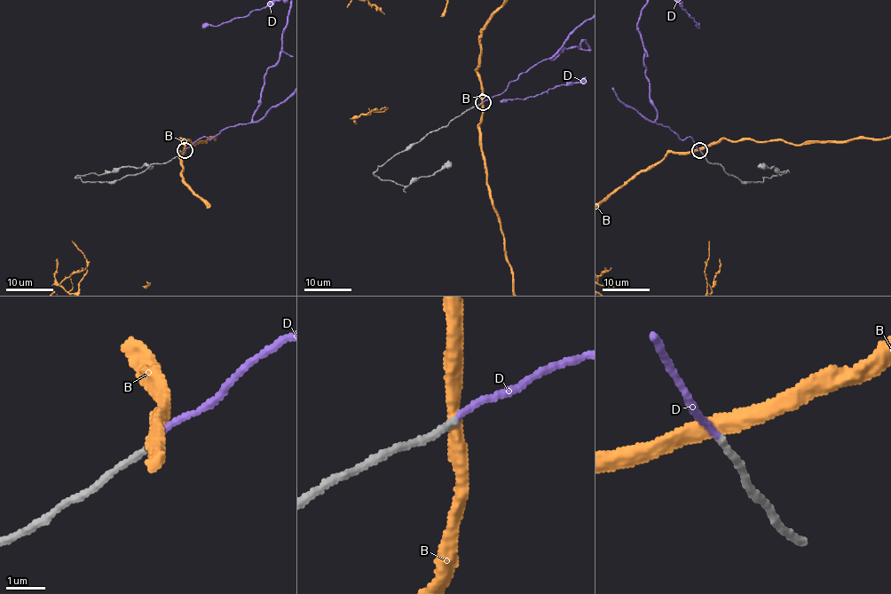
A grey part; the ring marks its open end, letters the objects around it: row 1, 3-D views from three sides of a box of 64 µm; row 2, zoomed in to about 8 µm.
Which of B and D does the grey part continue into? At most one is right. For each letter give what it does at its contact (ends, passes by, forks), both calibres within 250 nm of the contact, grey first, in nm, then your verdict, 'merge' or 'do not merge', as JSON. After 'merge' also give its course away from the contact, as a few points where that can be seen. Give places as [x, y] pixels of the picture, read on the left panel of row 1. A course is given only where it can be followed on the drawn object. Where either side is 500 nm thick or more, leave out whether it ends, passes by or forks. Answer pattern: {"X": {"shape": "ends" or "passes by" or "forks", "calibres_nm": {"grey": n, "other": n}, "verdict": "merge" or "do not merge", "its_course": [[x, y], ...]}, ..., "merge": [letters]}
{"B": {"shape": "passes by", "calibres_nm": {"grey": 180, "other": 380}, "verdict": "do not merge"}, "D": {"shape": "ends", "calibres_nm": {"grey": 180, "other": 160}, "verdict": "merge"}, "merge": ["D"]}

